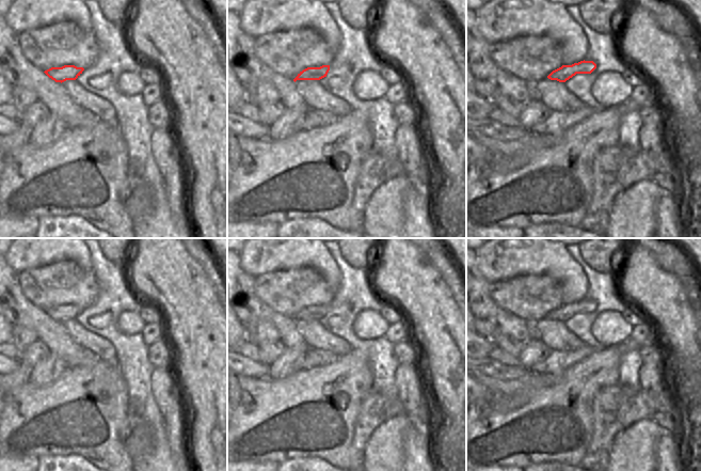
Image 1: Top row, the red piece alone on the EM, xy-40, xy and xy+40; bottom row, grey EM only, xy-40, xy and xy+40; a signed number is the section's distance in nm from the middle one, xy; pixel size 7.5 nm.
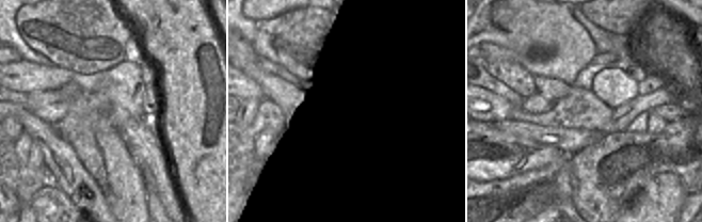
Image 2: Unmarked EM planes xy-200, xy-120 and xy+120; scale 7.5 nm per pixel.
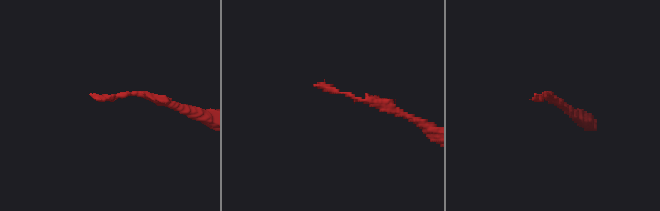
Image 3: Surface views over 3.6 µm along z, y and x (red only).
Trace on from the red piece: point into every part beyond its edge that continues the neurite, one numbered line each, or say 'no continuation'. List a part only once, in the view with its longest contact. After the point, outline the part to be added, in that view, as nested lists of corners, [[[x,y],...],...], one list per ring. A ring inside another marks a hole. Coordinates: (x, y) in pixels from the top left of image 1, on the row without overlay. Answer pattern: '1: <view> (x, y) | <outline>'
no continuation

